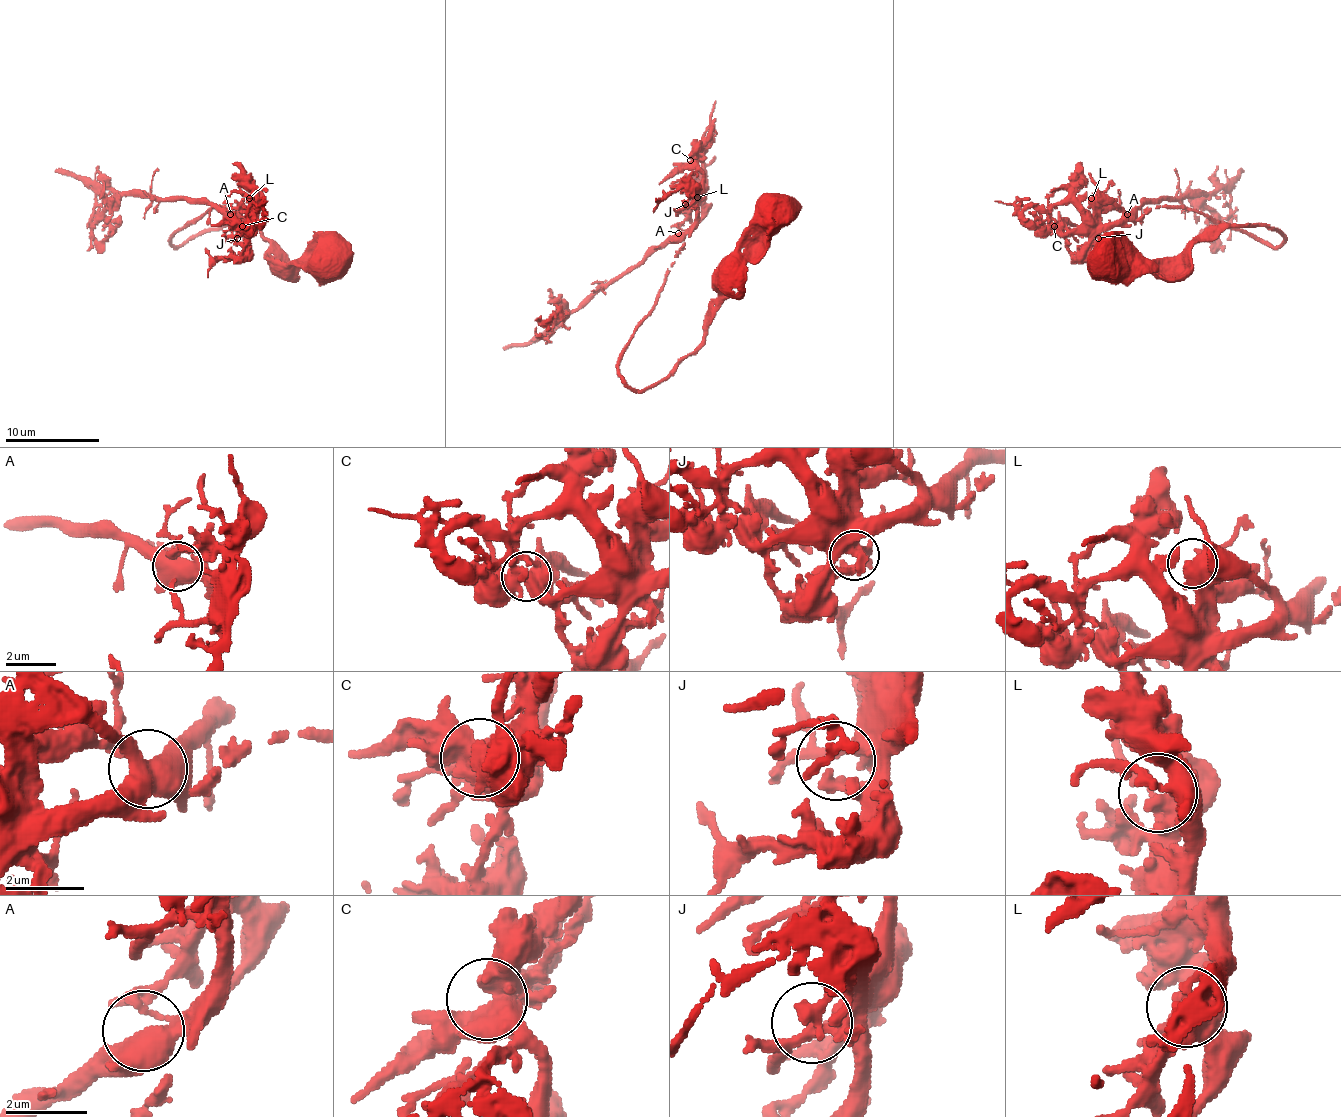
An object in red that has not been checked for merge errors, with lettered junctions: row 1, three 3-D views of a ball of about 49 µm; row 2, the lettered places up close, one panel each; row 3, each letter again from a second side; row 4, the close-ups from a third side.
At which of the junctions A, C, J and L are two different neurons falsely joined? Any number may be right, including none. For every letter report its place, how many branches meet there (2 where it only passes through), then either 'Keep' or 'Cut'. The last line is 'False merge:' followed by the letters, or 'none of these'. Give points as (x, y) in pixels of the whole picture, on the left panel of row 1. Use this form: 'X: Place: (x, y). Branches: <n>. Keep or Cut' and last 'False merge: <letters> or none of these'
A: Place: (230, 214). Branches: 6. Keep
C: Place: (242, 226). Branches: 5. Keep
J: Place: (237, 238). Branches: 4. Keep
L: Place: (249, 198). Branches: 3. Keep
False merge: none of these

